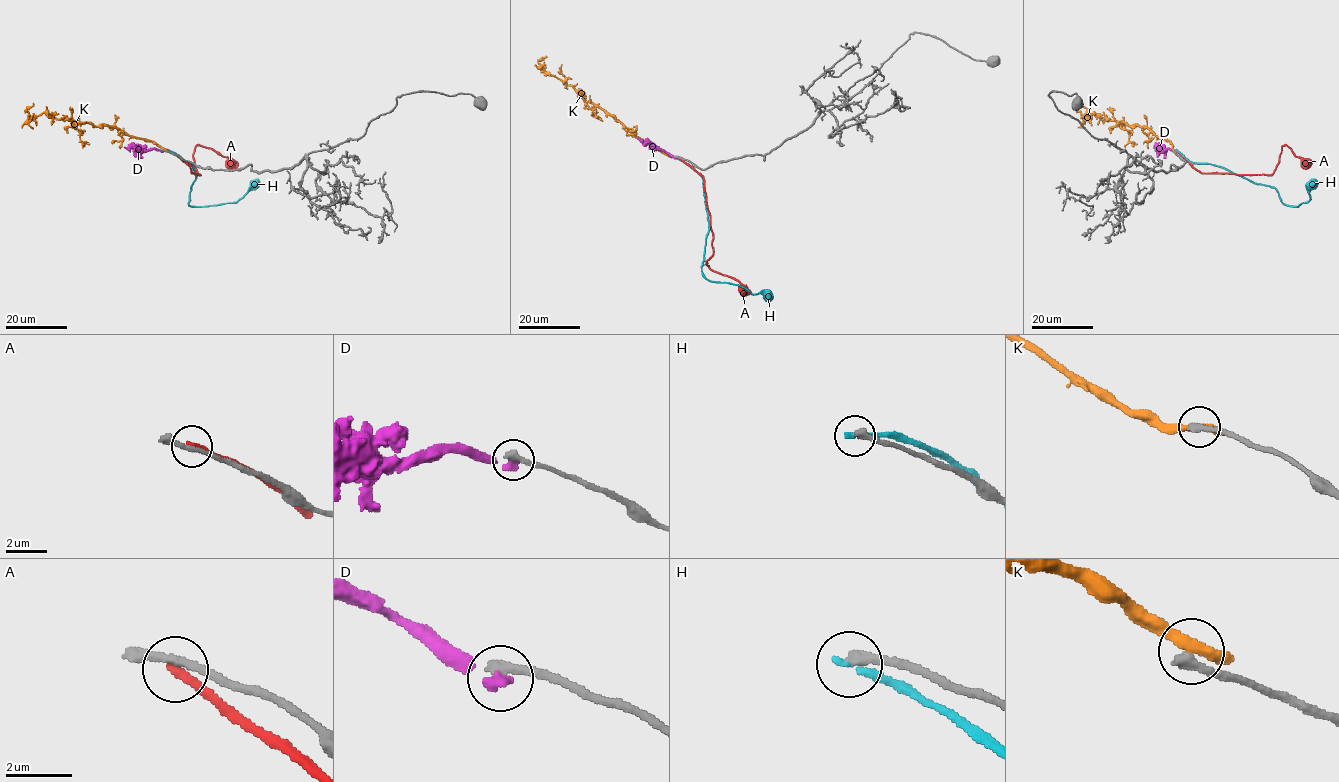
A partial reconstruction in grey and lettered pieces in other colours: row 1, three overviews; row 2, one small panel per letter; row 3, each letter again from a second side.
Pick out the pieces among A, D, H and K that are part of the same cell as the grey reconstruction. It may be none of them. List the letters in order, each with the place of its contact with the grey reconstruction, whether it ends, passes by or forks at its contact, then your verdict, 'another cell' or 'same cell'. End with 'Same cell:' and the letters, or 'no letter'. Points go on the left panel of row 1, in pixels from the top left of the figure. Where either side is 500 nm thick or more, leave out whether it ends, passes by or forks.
A: meets grey at (166, 150); it ends there; another cell
D: meets grey at (162, 150); it ends there; another cell
H: meets grey at (161, 150); it ends there; another cell
K: meets grey at (163, 149); it passes by; another cell
Same cell: no letter

